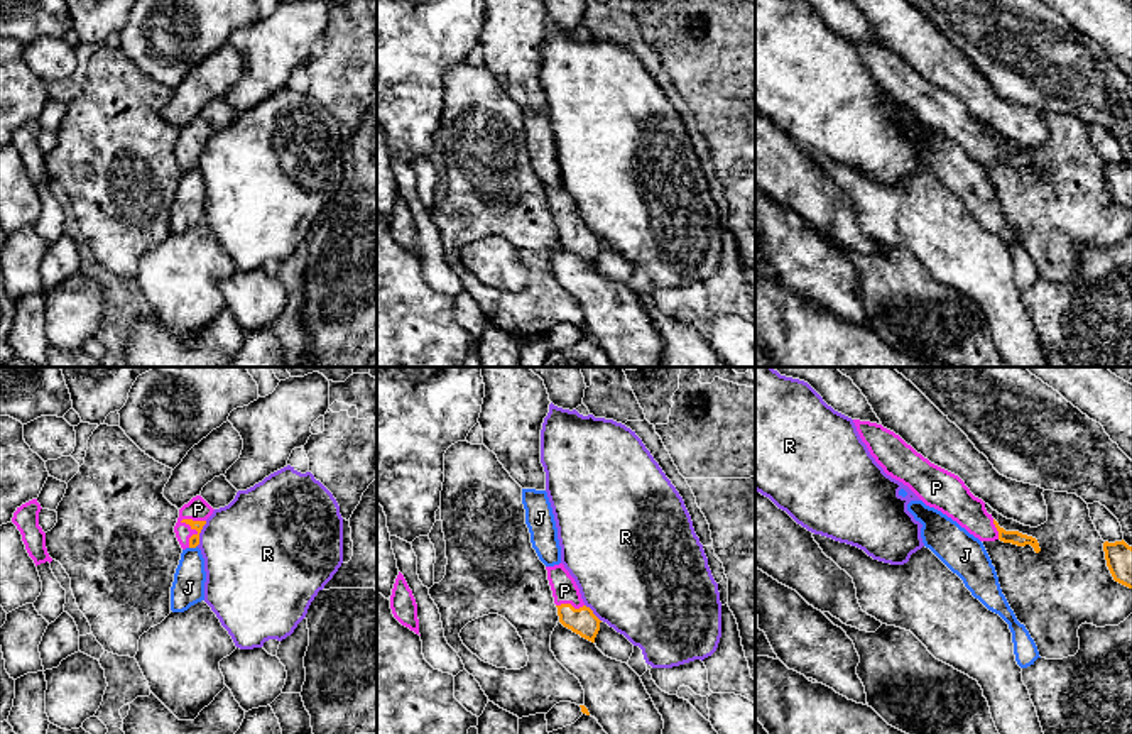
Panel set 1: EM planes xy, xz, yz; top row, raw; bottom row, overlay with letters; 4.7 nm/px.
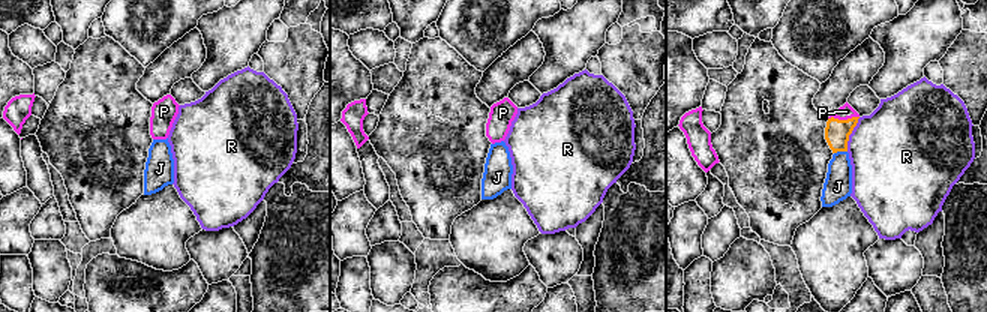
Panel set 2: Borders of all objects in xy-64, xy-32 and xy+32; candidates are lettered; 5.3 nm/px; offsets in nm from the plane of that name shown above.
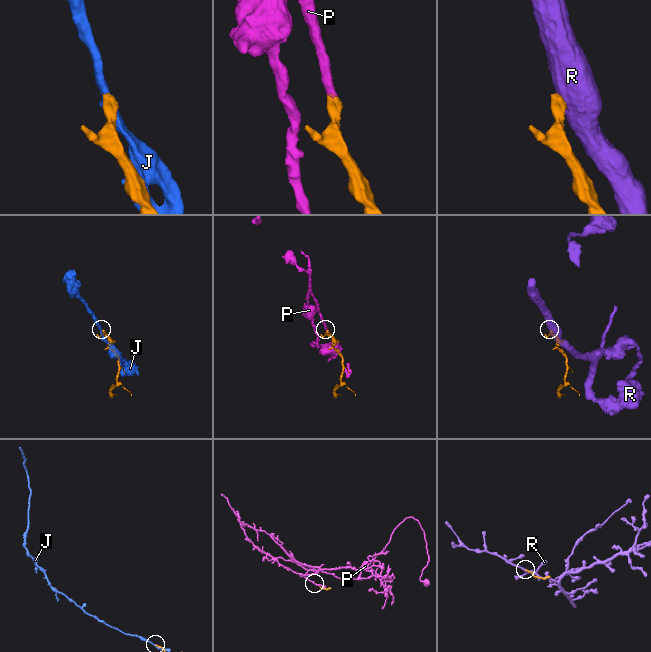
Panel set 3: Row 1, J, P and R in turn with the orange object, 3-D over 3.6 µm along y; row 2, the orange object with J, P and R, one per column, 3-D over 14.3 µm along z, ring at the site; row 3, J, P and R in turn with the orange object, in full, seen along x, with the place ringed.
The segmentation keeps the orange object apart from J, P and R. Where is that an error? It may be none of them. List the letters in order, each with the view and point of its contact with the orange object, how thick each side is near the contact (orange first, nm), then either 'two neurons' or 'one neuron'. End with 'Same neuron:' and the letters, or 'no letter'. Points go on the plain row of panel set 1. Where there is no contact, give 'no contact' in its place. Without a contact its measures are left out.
J: xy (193, 168) | 50/160 nm | two neurons
P: xy (188, 144) | 50/110 nm | one neuron
R: xy (200, 153) | 50/440 nm | two neurons
Same neuron: P

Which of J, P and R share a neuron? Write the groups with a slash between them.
J / P / R

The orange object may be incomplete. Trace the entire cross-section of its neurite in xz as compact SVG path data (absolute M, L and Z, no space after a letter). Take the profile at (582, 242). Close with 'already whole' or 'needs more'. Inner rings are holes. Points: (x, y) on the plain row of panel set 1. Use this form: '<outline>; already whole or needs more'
M563 184L546 188L546 191L559 244L581 259L595 264L601 242L585 227L574 200Z; needs more

